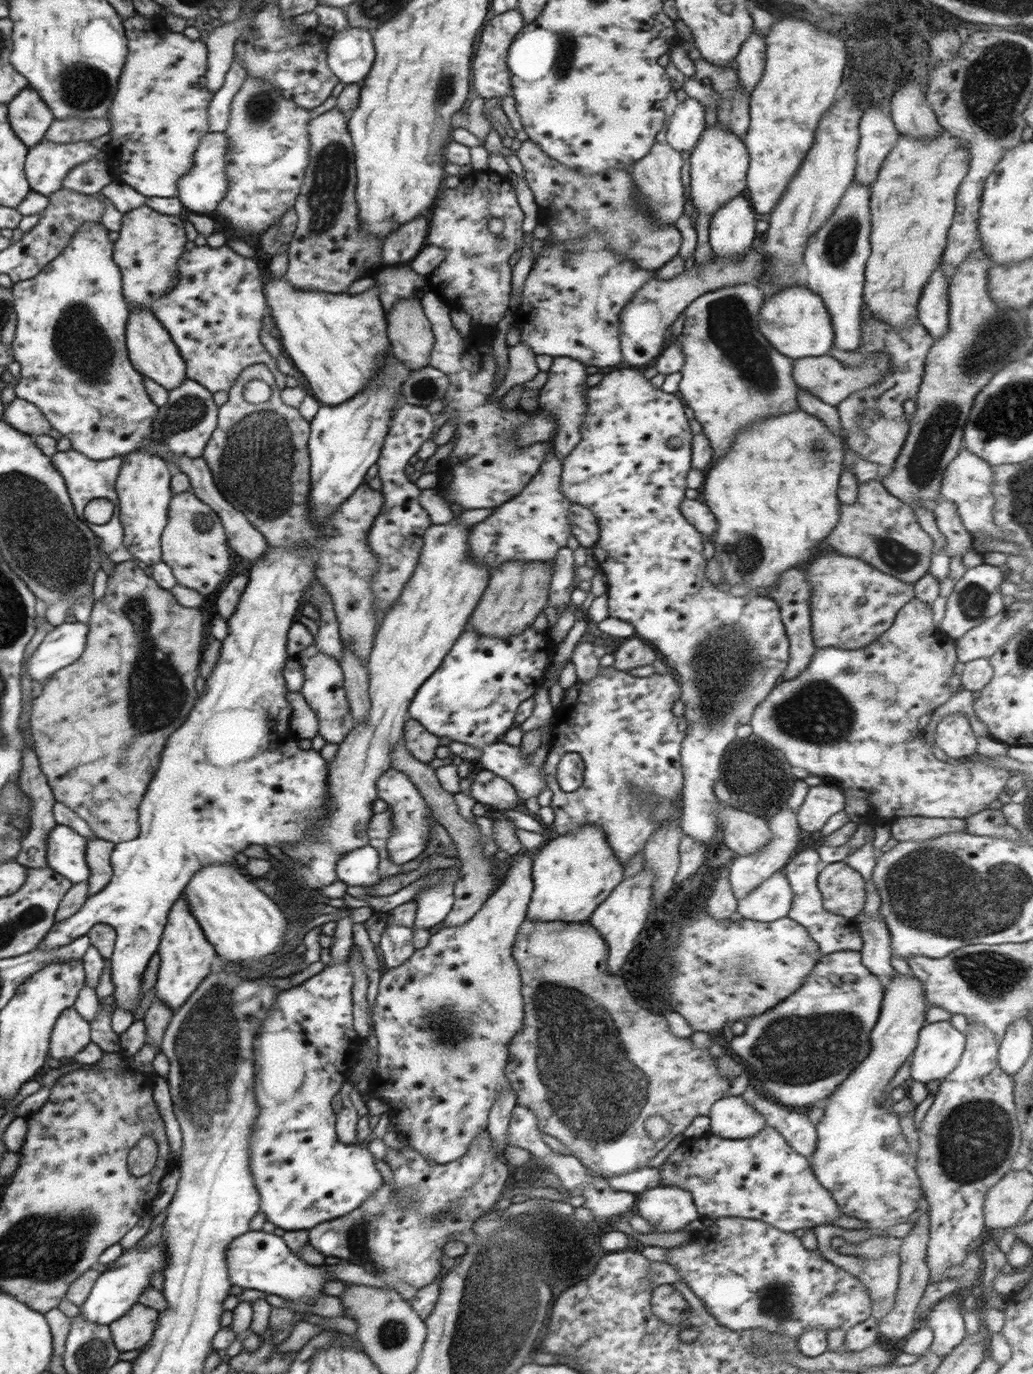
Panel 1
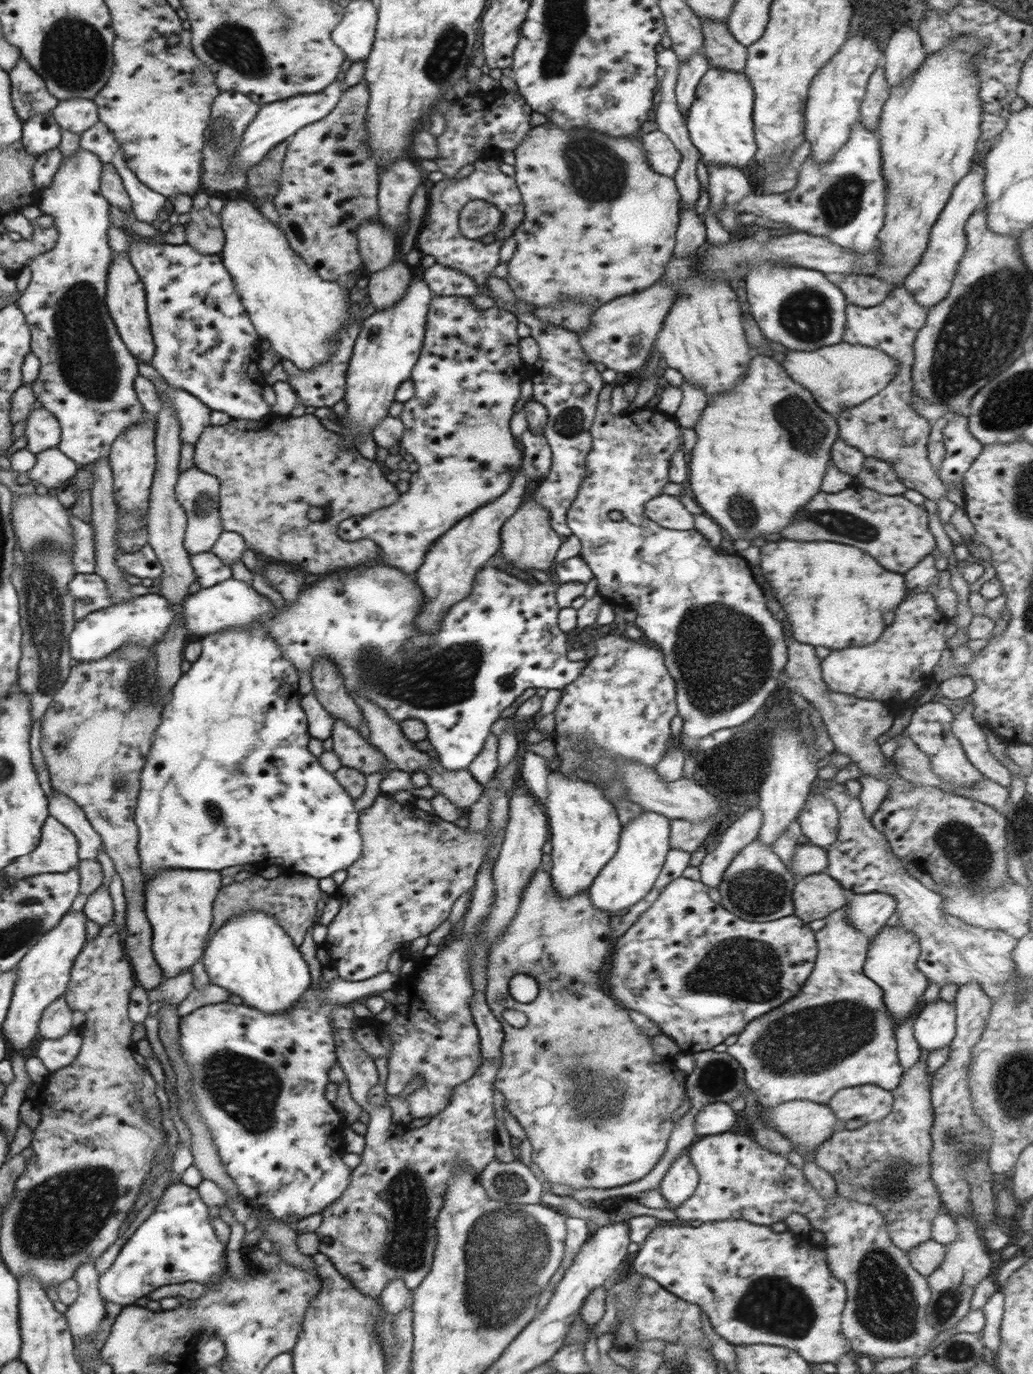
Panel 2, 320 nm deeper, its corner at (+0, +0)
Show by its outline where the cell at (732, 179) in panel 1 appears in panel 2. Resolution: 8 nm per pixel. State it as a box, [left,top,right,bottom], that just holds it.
[686,67,757,168]

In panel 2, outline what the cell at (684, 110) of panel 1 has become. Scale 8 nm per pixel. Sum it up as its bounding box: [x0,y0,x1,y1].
[675,49,709,114]

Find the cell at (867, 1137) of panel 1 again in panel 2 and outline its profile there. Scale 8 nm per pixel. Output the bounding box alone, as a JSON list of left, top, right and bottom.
[863,924,930,1024]

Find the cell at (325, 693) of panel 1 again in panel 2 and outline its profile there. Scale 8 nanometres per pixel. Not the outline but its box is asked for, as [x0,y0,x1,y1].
[332,719,389,775]

